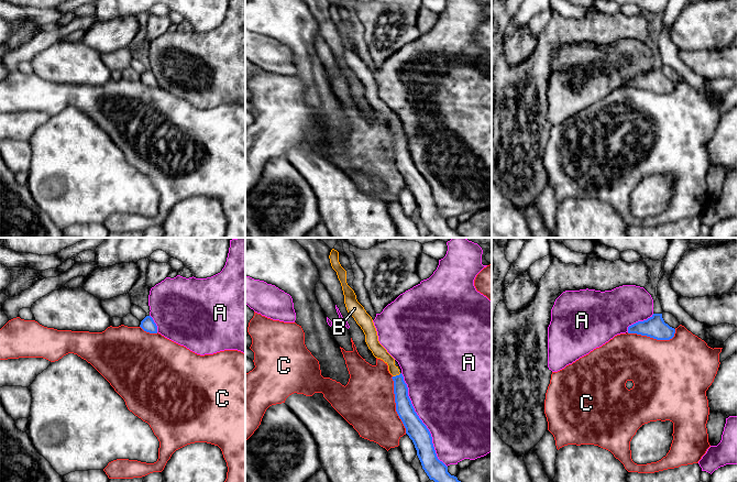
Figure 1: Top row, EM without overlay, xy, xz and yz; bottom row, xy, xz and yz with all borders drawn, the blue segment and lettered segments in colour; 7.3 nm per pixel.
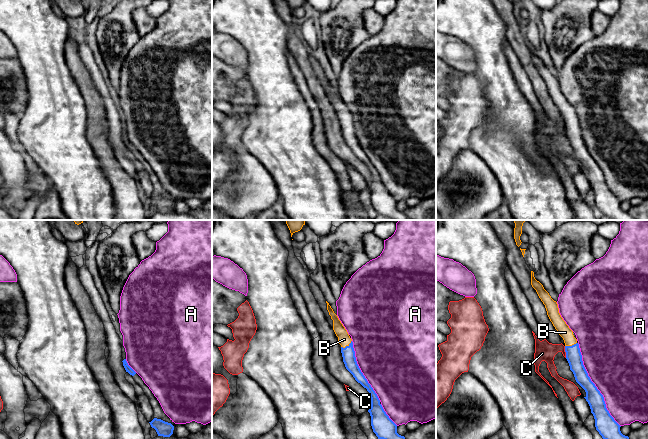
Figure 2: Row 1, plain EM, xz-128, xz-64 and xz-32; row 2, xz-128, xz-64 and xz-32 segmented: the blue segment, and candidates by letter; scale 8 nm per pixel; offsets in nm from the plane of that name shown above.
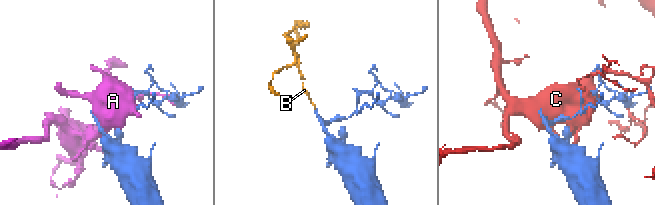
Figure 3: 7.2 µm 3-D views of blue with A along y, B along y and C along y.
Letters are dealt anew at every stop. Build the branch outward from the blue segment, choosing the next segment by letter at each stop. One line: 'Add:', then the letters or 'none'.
Add: B

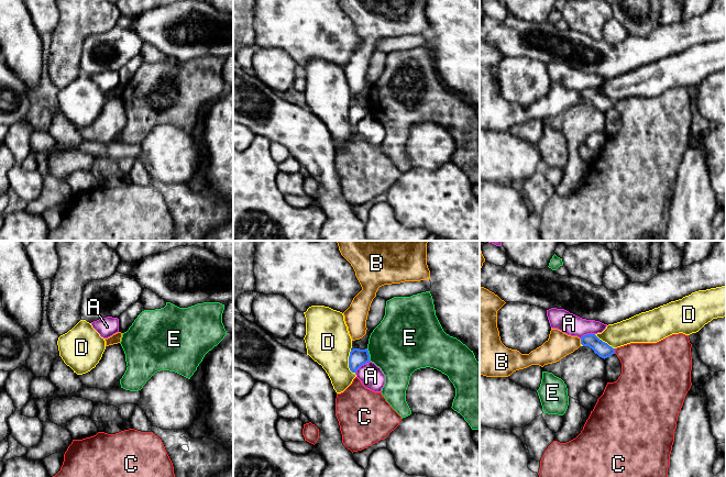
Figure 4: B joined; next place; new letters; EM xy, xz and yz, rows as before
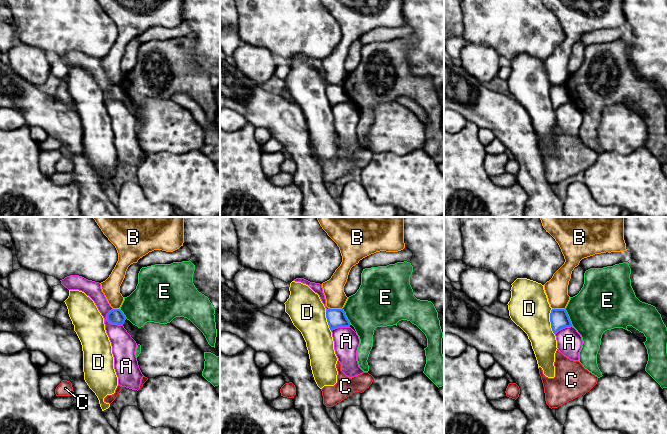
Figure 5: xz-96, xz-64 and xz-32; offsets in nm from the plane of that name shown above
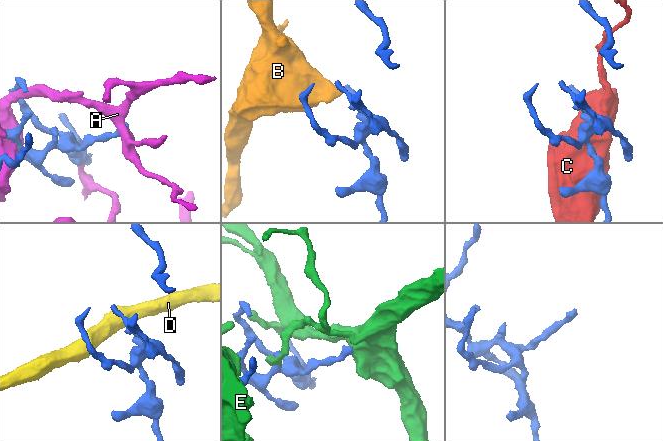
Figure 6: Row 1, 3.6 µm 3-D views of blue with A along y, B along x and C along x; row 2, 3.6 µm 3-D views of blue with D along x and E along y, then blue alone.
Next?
Add: none

